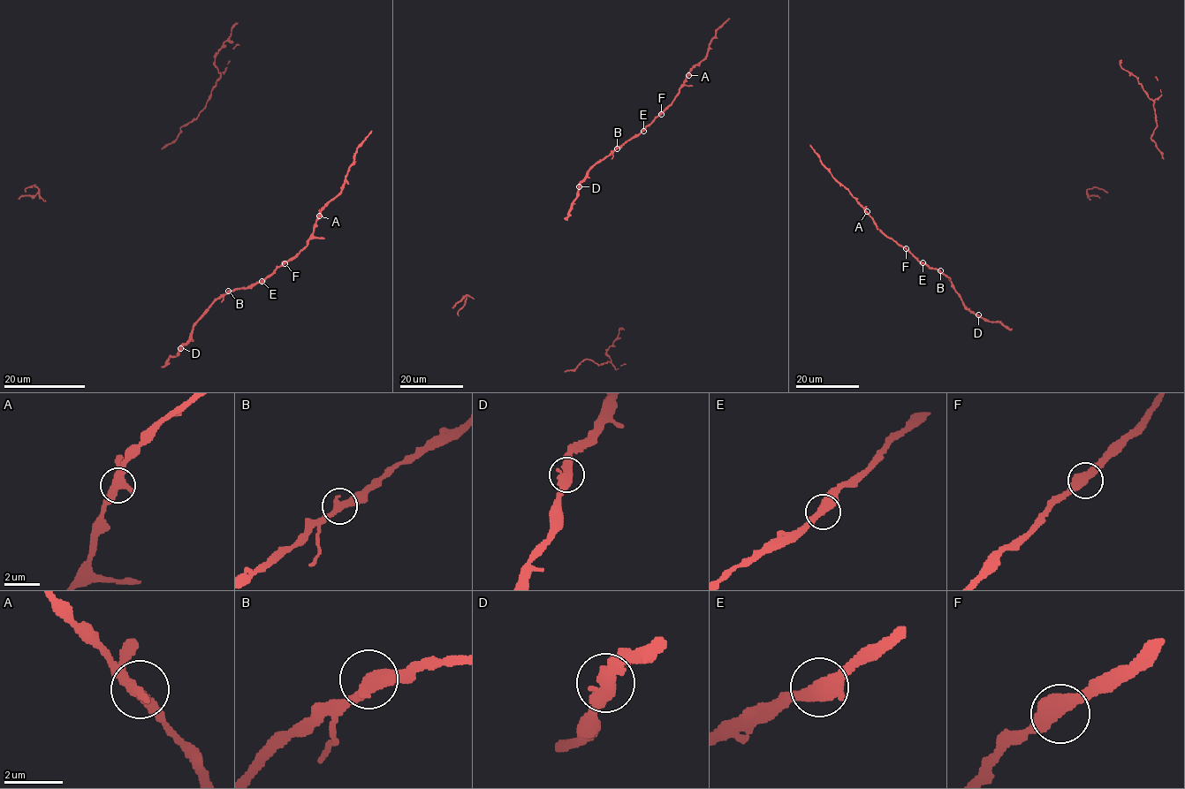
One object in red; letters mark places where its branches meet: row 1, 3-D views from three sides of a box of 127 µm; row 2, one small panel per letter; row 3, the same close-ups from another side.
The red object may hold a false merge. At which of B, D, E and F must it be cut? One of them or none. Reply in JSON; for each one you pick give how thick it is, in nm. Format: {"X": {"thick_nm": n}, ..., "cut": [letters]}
{"cut": []}

